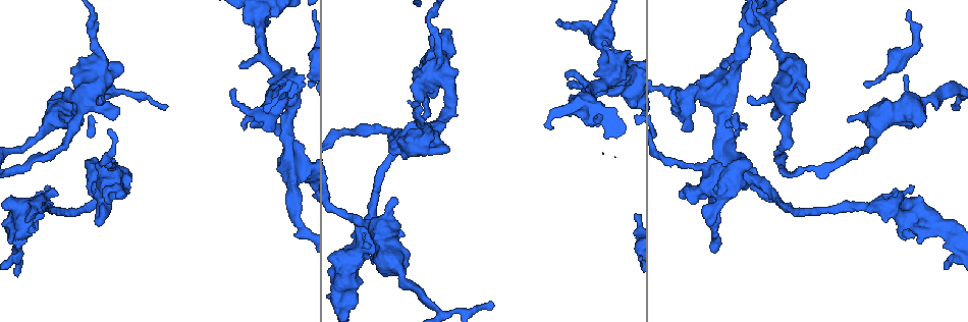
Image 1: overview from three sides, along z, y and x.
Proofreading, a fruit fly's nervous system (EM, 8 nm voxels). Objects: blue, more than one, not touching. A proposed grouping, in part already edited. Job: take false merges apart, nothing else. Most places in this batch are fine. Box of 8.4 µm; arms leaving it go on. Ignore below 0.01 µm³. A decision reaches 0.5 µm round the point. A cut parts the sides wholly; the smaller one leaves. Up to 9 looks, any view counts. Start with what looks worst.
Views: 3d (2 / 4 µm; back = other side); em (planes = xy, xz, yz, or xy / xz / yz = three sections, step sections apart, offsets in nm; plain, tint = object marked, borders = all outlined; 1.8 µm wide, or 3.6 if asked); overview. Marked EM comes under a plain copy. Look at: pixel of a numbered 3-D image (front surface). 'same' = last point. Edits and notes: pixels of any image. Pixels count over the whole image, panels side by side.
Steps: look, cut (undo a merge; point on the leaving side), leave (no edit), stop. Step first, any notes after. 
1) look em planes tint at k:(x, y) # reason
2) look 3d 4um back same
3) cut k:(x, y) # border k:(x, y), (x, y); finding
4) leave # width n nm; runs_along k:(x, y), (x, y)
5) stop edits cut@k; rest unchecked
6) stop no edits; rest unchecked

look em planes tint at 1:(345, 302) # abrupt turn

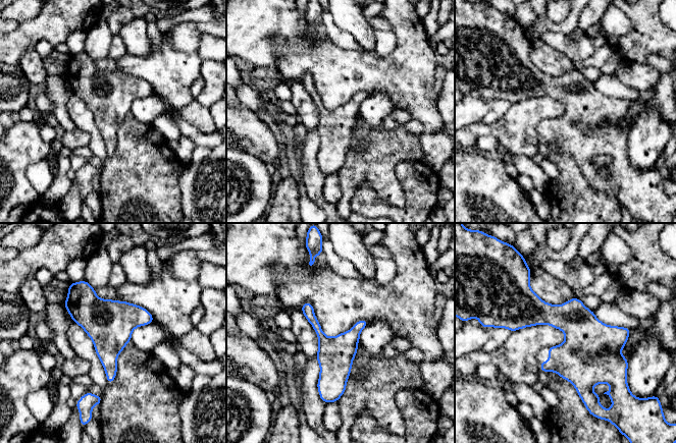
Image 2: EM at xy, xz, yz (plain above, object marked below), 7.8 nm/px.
leave # continuous, no second cell

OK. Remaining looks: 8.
look em yz step 8 borders at 1:(98, 85) # calibre changes

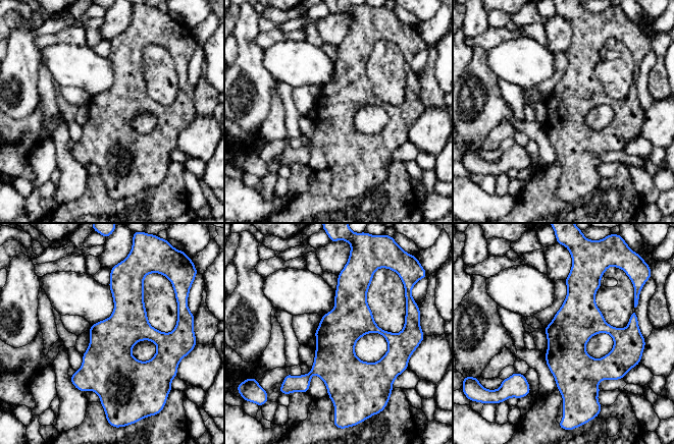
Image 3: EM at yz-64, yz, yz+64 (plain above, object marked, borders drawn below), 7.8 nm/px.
look em xy step 4 borders same # cut it another way

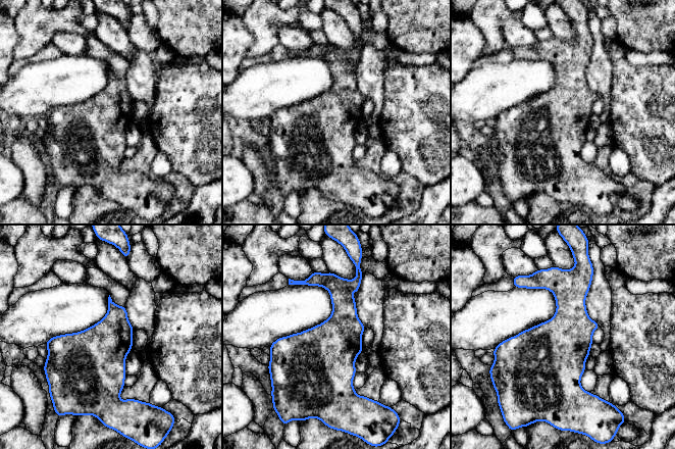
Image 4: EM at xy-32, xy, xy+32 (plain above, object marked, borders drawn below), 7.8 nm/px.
leave # width 460 nm; one cell here

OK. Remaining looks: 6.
look 3d 2um at 1:(720, 93) # three-way junction

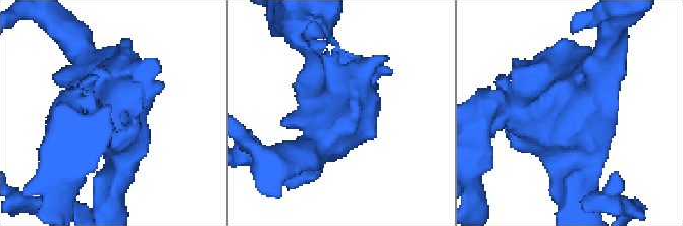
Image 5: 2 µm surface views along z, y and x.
look em yz step 16 tint at 5:(563, 112) # shape alone is not enough

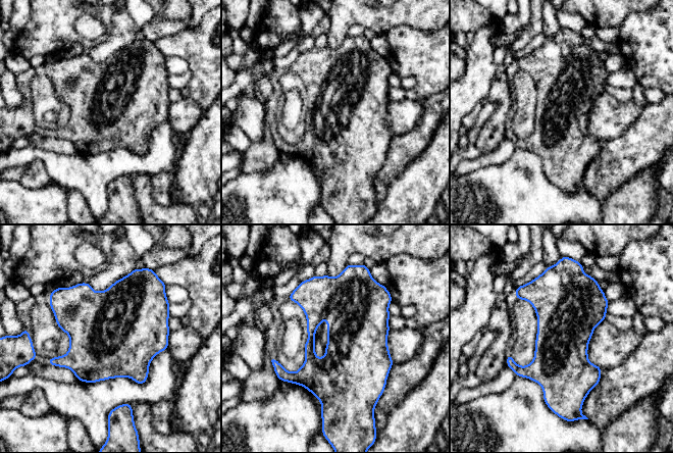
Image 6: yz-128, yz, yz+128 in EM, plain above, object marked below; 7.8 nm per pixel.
look em planes borders same # another direction

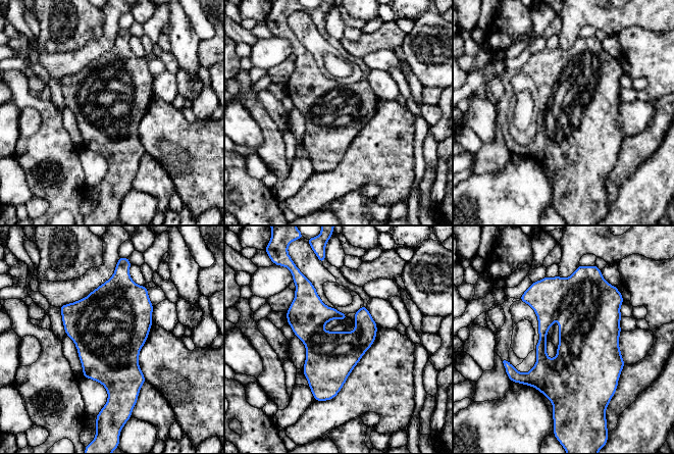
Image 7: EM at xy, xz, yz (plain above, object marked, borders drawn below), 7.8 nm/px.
leave # one cell here

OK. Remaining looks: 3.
look em xz step 16 tint at 1:(35, 209) # touches itself

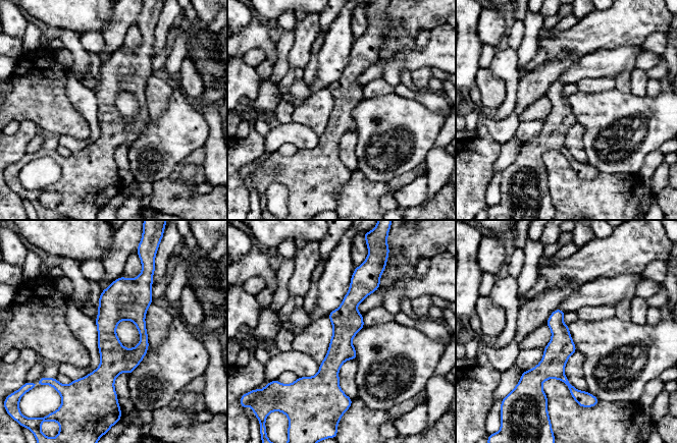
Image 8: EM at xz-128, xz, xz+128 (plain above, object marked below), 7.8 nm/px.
leave # runs_along 8:(357, 275), (331, 363), (336, 395); continuous, no second cell

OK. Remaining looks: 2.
stop no edits; rest unchecked

